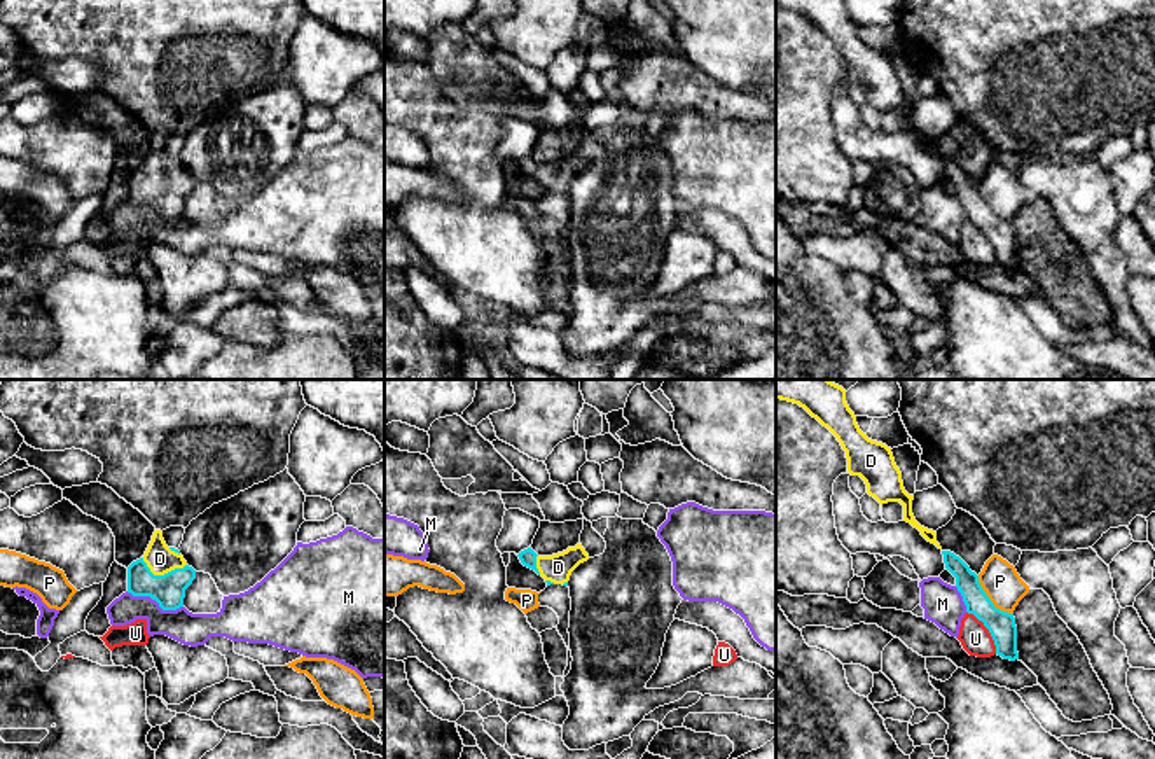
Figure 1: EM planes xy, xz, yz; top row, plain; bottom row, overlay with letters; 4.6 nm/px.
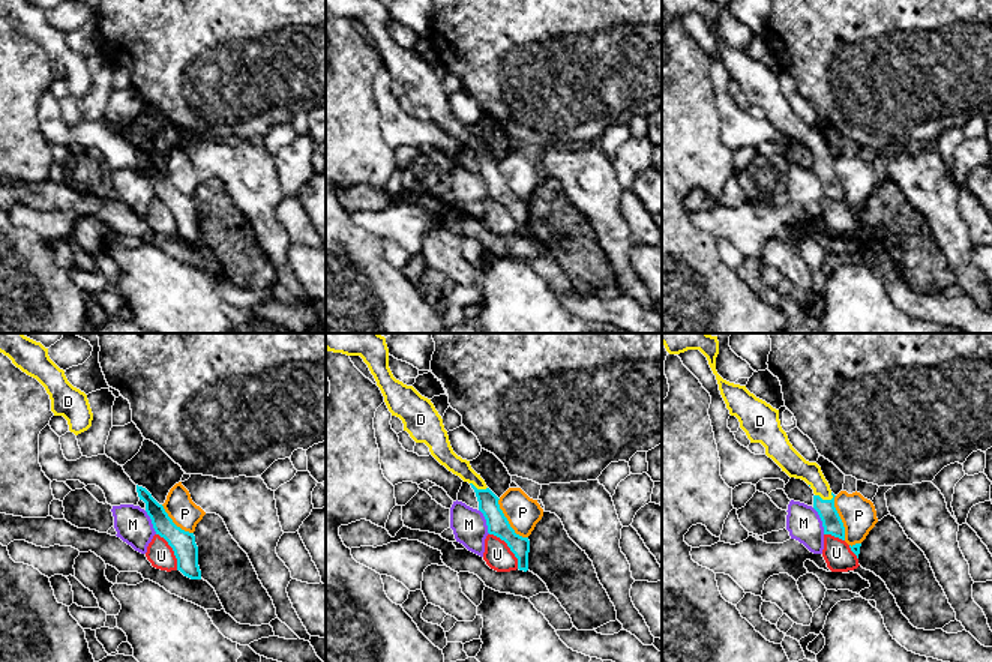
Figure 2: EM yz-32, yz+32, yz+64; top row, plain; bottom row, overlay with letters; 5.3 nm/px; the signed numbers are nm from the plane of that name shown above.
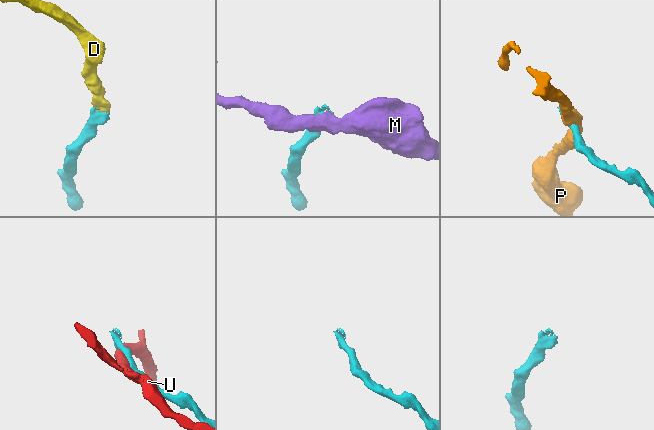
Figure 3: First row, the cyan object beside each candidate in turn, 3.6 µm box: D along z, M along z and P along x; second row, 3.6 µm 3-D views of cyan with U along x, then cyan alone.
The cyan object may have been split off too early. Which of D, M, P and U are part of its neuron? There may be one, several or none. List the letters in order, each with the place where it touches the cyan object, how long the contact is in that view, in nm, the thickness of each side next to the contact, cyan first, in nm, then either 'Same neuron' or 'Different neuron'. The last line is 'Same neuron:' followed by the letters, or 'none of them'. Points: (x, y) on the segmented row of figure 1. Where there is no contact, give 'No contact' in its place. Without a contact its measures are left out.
D: Touches cyan at xy (165, 574). Shared border 220 nm. Thickness 150 nm (cyan) against 140 nm. Same neuron
M: Touches cyan at xy (154, 598). Shared border 280 nm. Thickness 150 nm (cyan) against 150 nm. Different neuron
P: Touches cyan at yz (989, 600). Shared border 240 nm. Thickness 130 nm (cyan) against 170 nm. Different neuron
U: Touches cyan at yz (988, 628). Shared border 240 nm. Thickness 130 nm (cyan) against 140 nm. Different neuron
Same neuron: D

